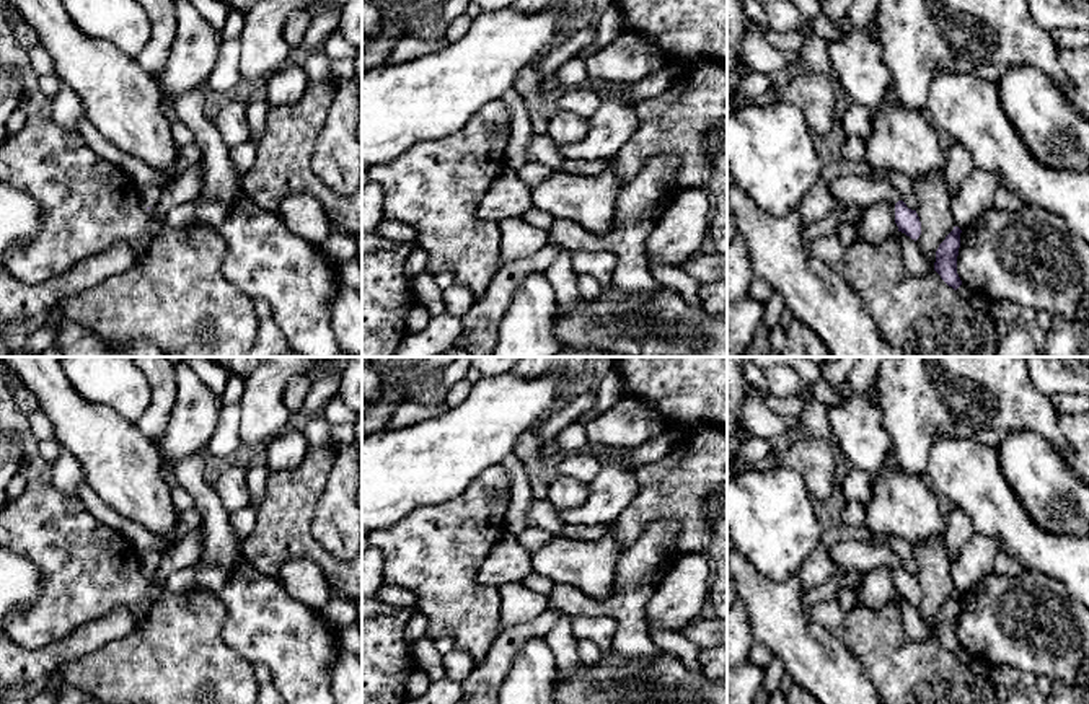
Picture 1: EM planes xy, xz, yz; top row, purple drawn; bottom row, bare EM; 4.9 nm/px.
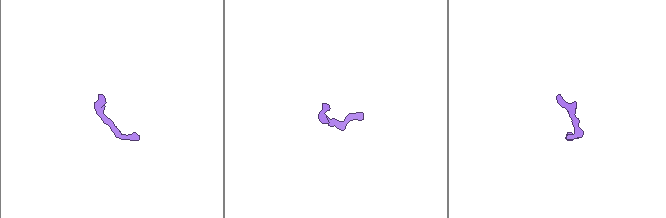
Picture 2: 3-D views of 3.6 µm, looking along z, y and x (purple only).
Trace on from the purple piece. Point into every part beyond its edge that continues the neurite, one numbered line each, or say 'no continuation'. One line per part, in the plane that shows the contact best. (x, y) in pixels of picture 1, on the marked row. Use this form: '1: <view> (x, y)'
1: yz (863, 189)

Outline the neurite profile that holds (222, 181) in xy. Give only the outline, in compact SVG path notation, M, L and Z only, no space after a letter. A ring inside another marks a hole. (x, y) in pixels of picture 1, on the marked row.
M199 86L163 101L171 104L178 119L194 132L194 140L201 147L204 184L201 194L187 204L174 207L166 215L166 228L183 228L194 222L196 205L205 200L223 202L230 210L248 202L243 191L243 176L230 160L227 147L215 127L205 116L205 88Z

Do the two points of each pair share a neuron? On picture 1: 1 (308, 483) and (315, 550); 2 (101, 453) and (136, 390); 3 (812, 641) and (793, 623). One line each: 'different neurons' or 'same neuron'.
1: same neuron
2: different neurons
3: same neuron

